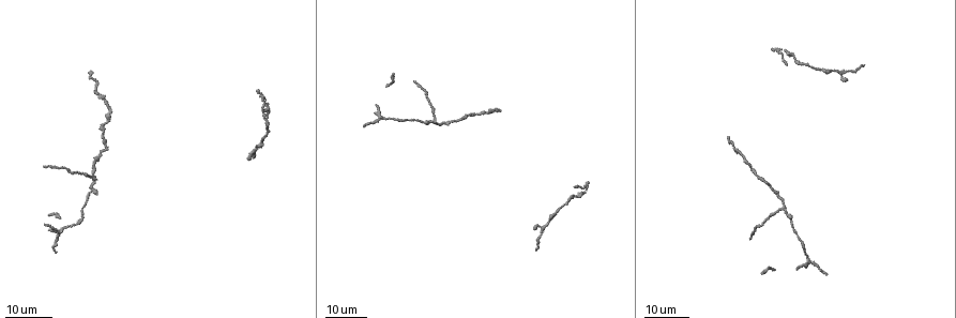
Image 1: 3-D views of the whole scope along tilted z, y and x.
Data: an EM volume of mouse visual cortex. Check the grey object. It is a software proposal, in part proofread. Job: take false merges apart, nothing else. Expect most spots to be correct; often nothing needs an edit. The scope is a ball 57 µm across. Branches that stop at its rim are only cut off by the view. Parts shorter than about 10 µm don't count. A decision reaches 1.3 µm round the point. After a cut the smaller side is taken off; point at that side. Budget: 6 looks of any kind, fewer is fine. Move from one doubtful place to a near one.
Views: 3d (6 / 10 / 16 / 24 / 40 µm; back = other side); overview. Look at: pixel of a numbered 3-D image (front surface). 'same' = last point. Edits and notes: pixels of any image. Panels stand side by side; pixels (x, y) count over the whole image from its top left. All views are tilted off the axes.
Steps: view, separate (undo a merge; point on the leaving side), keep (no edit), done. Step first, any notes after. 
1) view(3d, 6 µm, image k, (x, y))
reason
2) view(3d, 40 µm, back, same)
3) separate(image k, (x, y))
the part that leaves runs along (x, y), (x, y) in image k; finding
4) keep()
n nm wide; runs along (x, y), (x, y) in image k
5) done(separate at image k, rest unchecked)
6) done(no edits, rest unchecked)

view(3d, 24 µm, image 1, (79, 223))
calibre changes

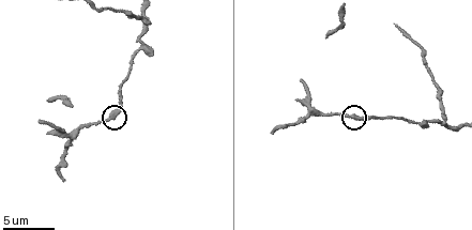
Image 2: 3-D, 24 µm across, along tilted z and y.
view(3d, 10 µm, image 2, (350, 117))

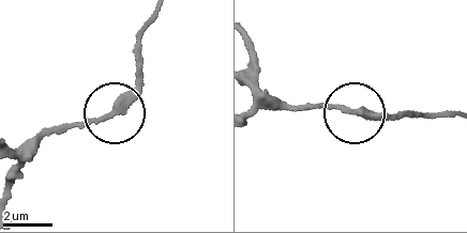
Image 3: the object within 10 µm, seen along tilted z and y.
keep()
runs along (149, 16), (137, 46), (136, 81), (122, 103), (44, 135) in image 3; all the same neuron

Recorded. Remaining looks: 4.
view(3d, 24 µm, image 1, (99, 155))
sudden change in width

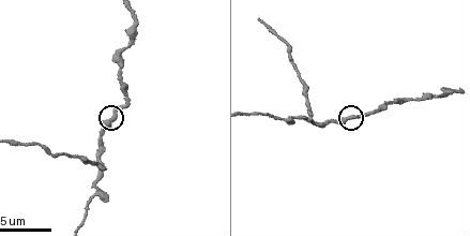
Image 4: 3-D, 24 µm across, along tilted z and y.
view(3d, 10 µm, image 4, (357, 116))

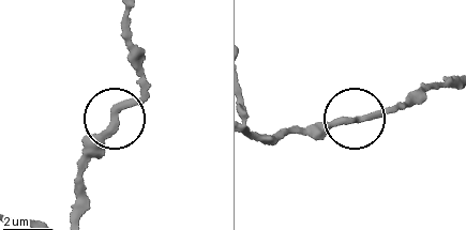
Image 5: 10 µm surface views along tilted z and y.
keep()
runs along (128, 16), (137, 58), (136, 96), (90, 141), (81, 185) in image 5; all the same neuron

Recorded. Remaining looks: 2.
view(3d, 16 µm, image 1, (108, 103))
sudden change in width

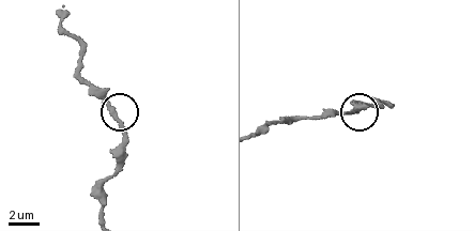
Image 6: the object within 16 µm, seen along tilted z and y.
view(3d, 10 µm, image 6, (113, 107))

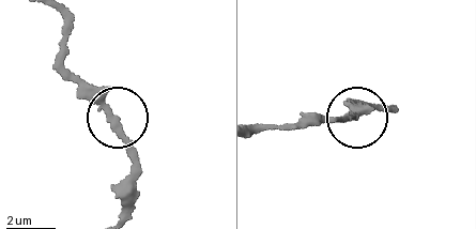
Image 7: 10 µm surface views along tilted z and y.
keep()
continuous, no second neuron

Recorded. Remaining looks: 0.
done(no edits, rest unchecked)

